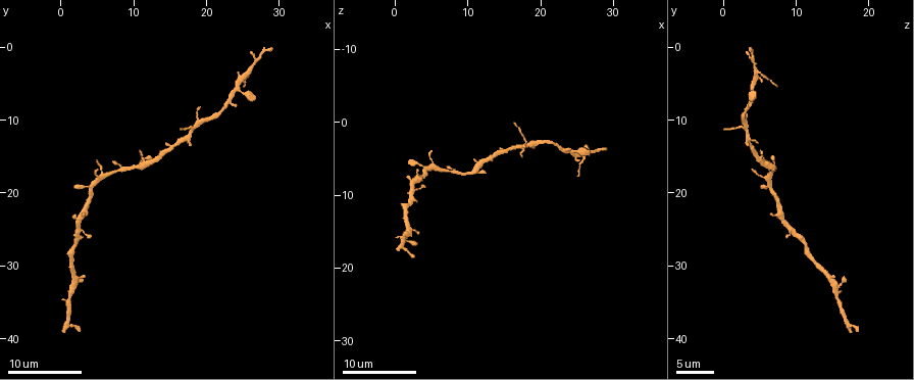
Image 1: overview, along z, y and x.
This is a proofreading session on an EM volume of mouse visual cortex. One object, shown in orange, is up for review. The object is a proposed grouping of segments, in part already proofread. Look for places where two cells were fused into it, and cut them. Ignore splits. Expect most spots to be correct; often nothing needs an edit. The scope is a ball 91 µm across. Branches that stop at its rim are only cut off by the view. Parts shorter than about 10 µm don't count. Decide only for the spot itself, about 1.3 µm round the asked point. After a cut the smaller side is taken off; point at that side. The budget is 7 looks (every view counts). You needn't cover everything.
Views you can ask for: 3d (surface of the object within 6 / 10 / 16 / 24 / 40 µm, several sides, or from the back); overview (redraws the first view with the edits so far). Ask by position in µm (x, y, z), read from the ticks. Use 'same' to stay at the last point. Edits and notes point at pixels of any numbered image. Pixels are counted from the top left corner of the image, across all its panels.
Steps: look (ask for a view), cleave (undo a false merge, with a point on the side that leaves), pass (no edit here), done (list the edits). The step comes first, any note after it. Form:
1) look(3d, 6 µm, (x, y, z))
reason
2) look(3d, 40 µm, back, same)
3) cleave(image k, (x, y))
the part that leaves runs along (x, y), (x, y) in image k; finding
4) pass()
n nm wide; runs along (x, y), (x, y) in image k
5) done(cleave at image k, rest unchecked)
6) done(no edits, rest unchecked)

look(3d, 6 µm, (8.0, 17.0, 7.0))
three-way junction

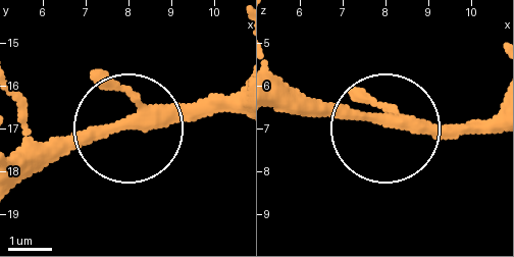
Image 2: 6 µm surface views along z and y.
pass()
3 arms; runs along (390, 122), (492, 130) in image 2; all the same cell

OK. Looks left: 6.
look(3d, 10 µm, (18.0, 11.5, 3.0))
two arms in line, one across

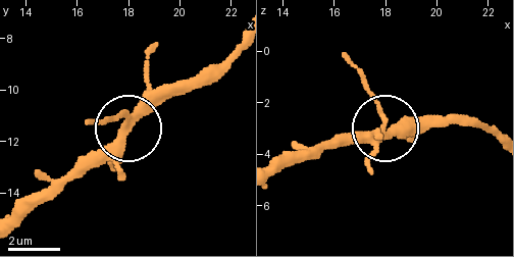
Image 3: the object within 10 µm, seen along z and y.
look(3d, 6 µm, (18.0, 11.4, 3.3))

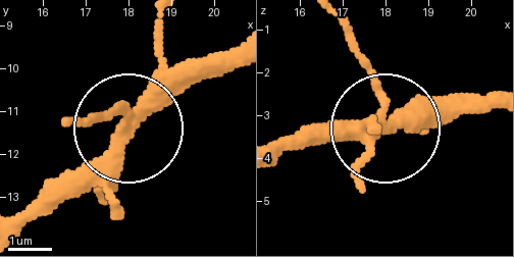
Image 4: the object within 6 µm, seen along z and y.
pass()
3 arms; runs along (283, 157), (338, 135), (437, 123), (466, 105) in image 4; one cell here

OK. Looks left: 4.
look(3d, 16 µm, (24.5, 4.0, 4.0))
side arm on a straight run

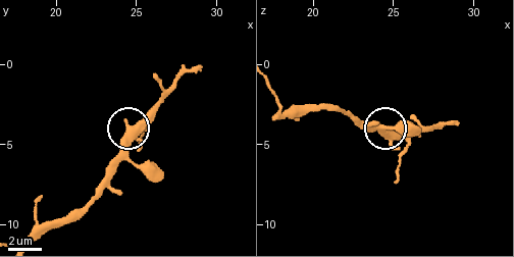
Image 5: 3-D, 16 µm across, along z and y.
look(3d, 6 µm, (24.9, 4.1, 4.3))

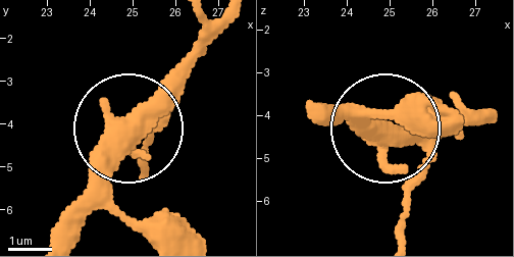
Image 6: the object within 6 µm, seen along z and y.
pass()
3 arms; all the same cell

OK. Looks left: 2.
done(no edits, rest unchecked)

